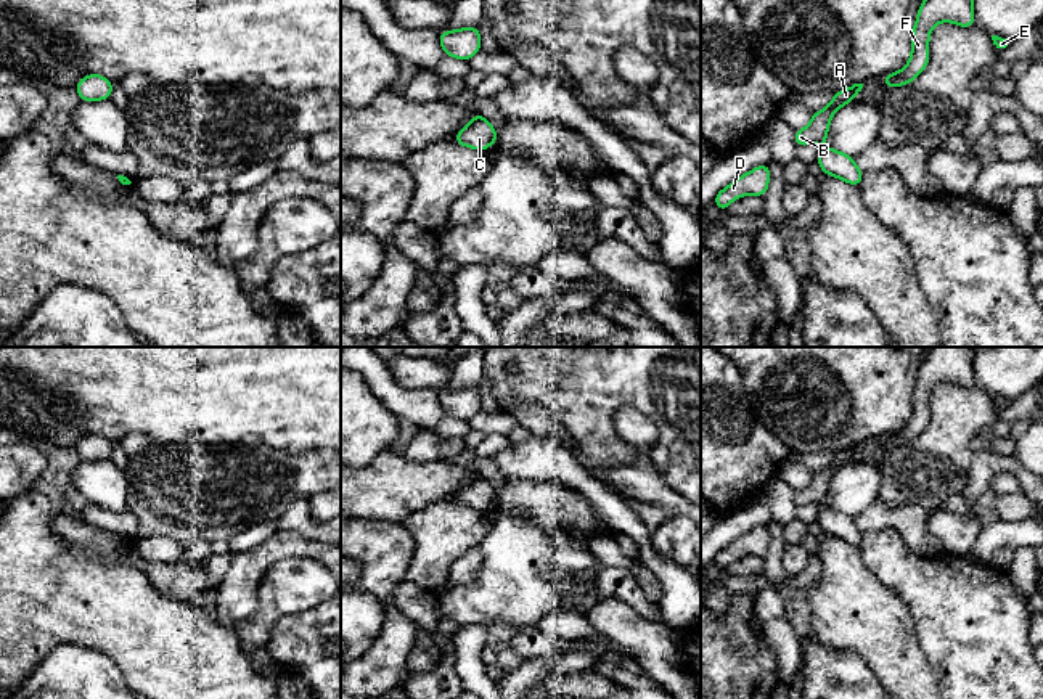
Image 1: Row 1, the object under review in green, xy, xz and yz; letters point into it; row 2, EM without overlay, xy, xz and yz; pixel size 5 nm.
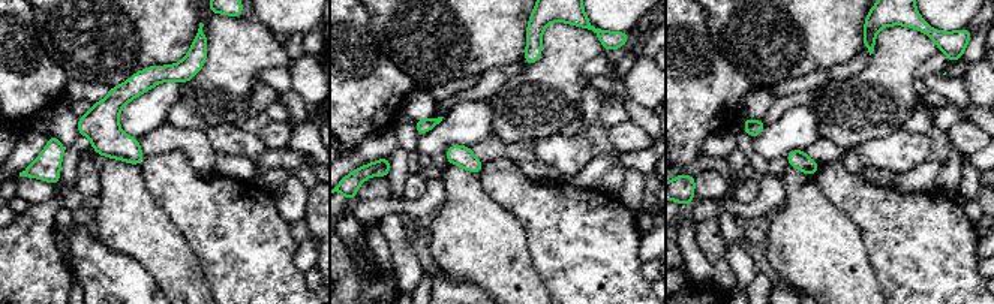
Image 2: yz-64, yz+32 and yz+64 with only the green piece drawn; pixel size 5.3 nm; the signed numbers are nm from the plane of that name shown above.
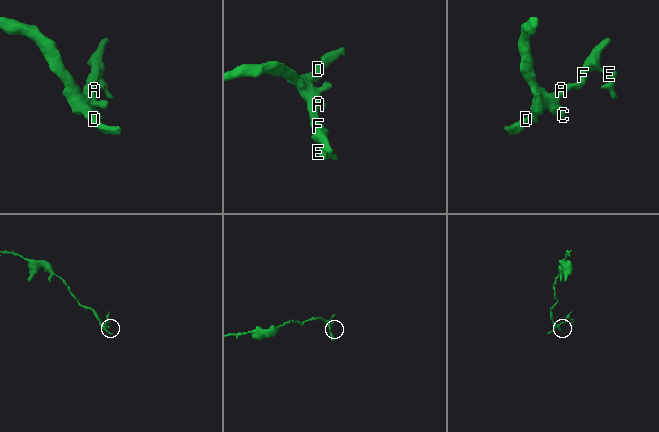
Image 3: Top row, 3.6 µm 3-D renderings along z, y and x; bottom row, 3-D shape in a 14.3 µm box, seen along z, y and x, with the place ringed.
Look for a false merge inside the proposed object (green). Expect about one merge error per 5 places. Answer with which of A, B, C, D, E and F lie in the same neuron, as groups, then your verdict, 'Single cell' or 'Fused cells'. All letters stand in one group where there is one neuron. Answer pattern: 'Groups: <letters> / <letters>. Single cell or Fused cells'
Groups: A B C D E F. Single cell

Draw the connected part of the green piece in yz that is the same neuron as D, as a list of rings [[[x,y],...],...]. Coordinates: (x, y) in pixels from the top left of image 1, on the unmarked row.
[[[770,524],[754,527],[751,532],[741,535],[733,543],[717,553],[714,564],[725,574],[730,562],[746,554],[757,554],[765,558],[770,542]]]

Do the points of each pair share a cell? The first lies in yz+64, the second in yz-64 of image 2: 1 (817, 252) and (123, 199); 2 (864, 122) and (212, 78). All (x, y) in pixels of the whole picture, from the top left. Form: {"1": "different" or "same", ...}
{"1": "same", "2": "same"}

